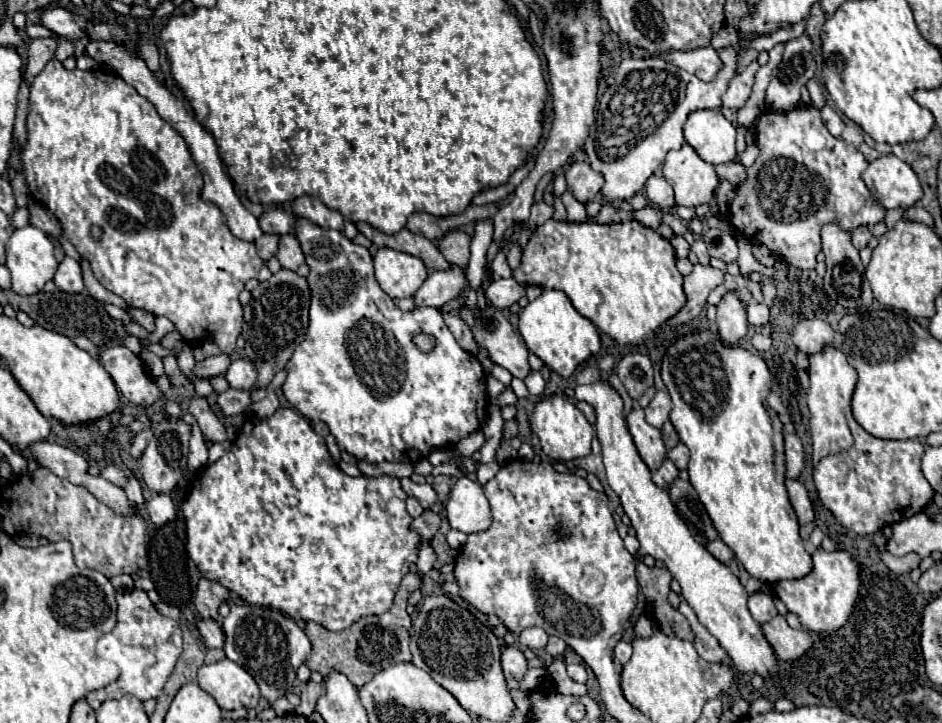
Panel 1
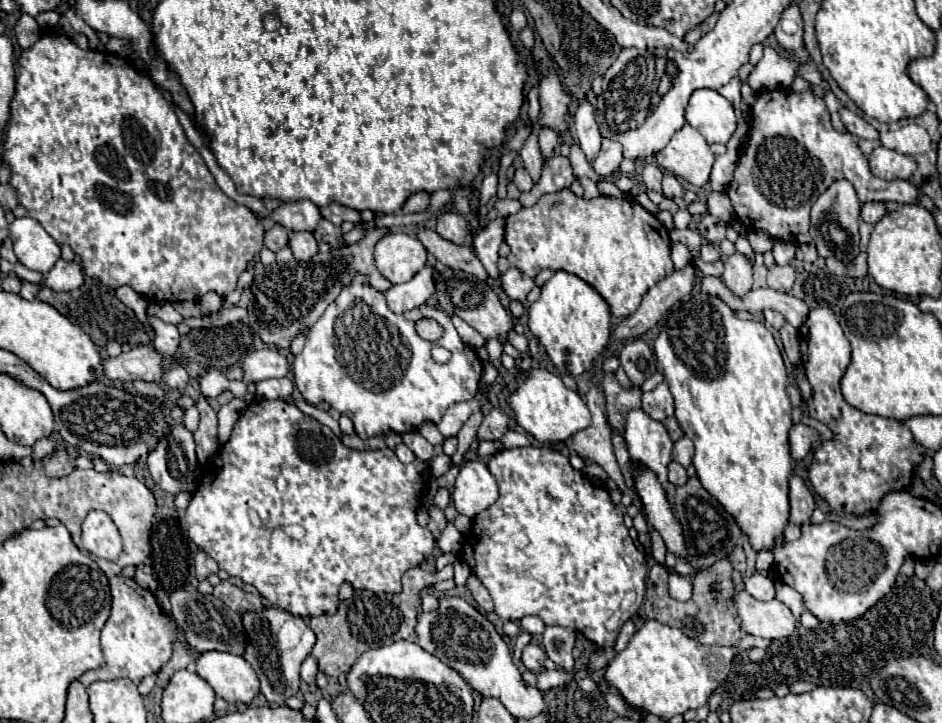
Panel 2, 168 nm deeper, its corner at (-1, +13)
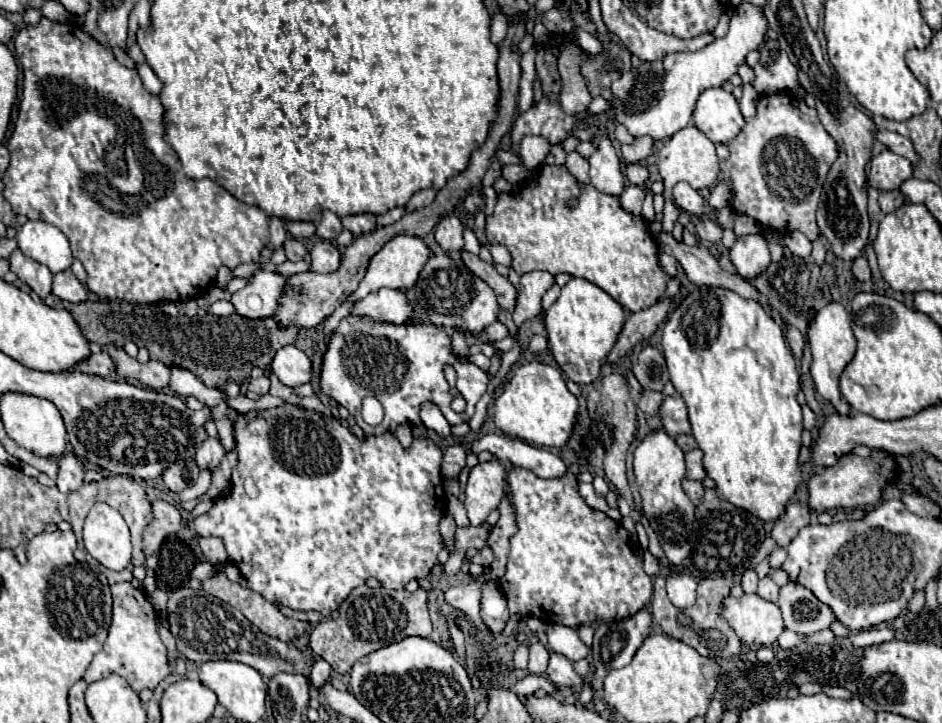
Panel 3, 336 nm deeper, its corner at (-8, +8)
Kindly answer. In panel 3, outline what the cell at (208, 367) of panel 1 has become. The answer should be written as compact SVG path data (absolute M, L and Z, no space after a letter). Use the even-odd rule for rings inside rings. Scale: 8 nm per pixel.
M100 349L100 351L94 351L86 361L76 365L76 371L92 373L92 375L98 375L98 377L106 379L116 371L116 363L112 363L112 357L108 355L108 351Z

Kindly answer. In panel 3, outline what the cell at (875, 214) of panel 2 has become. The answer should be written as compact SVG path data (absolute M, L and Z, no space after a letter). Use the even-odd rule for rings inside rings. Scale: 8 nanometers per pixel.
M882 191L882 193L880 193L878 203L880 203L882 213L884 213L884 215L888 215L888 213L896 211L896 209L904 203L904 197L902 197L902 193L900 193L900 191Z

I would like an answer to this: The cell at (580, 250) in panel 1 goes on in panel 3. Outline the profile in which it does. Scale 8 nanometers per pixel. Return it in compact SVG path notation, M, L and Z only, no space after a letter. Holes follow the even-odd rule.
M542 165L538 169L536 183L524 183L518 199L514 199L510 193L500 195L494 213L486 219L486 237L490 243L502 243L510 249L512 267L516 273L524 275L540 269L552 275L568 273L572 277L582 277L604 289L612 299L616 299L624 309L632 313L638 313L656 303L664 295L666 285L672 279L668 273L662 271L658 263L660 245L650 233L650 221L624 211L616 195L604 195L590 185L584 185L584 189L580 191L578 181L568 173L566 167ZM570 199L576 199L572 211L566 209L566 203Z

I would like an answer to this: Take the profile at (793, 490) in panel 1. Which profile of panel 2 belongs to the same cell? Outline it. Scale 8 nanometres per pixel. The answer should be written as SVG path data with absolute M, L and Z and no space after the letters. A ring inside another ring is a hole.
M791 476L789 482L789 522L801 526L809 522L811 512L815 509L815 500L811 492L807 490L805 482L799 476Z

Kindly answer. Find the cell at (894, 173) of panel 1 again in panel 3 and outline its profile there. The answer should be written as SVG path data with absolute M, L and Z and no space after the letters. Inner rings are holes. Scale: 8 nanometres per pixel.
M884 149L880 155L872 159L872 169L870 169L870 183L876 189L882 191L892 191L900 187L906 179L914 175L914 167L908 159L902 155L892 153L890 149Z

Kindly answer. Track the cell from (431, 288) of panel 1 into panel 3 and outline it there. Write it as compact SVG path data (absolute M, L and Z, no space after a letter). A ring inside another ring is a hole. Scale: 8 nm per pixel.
M380 289L358 301L352 313L368 315L378 321L406 323L412 319L412 303L404 299L404 289Z

